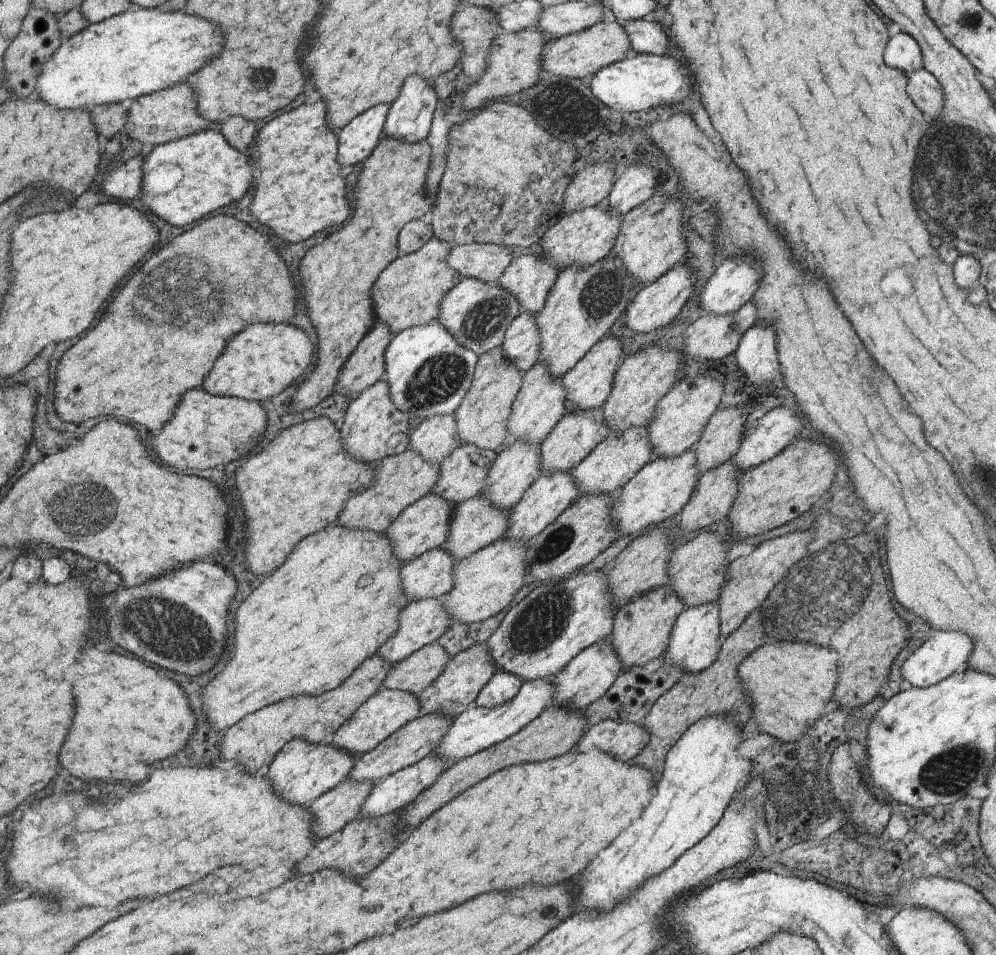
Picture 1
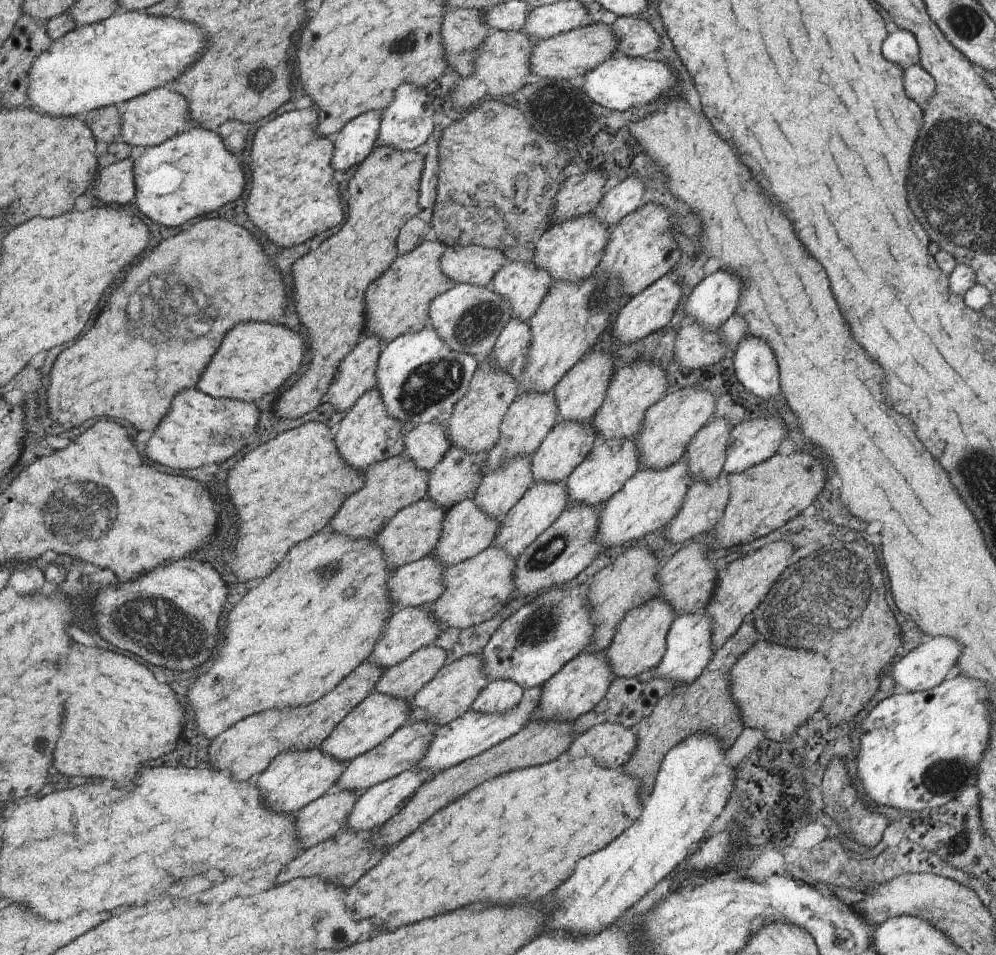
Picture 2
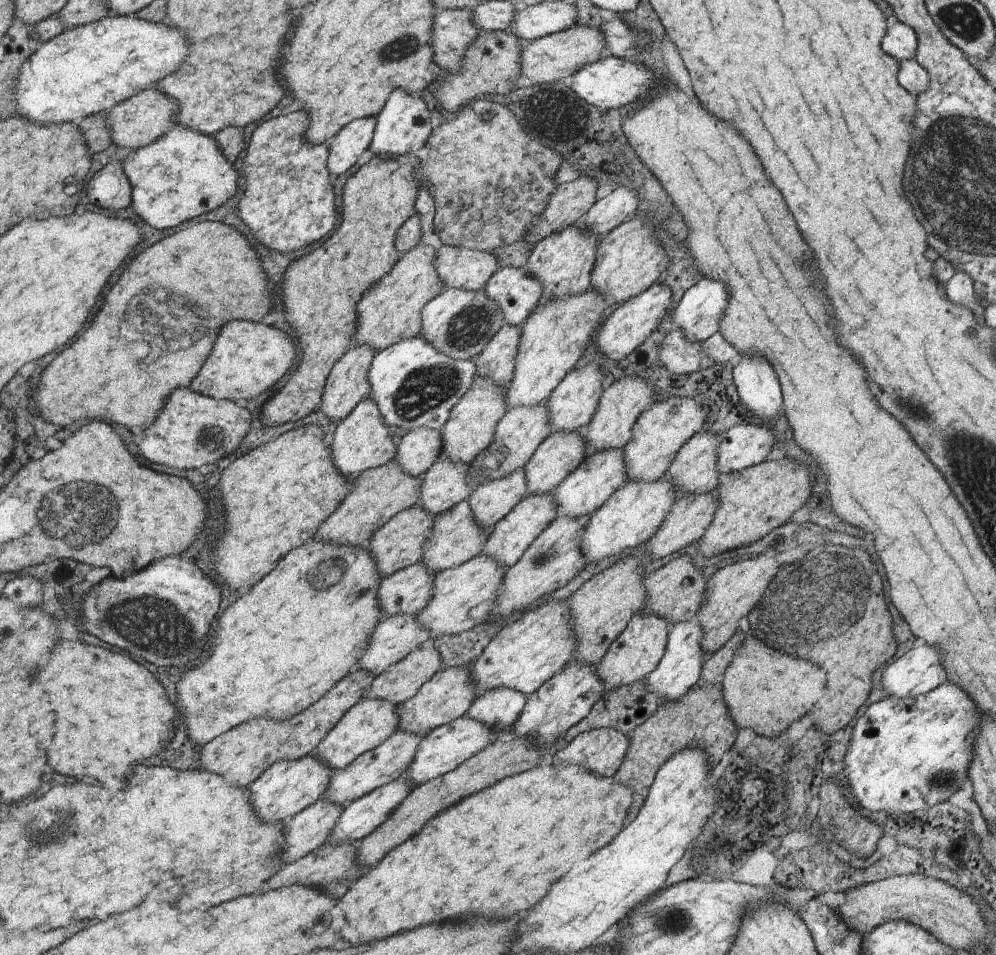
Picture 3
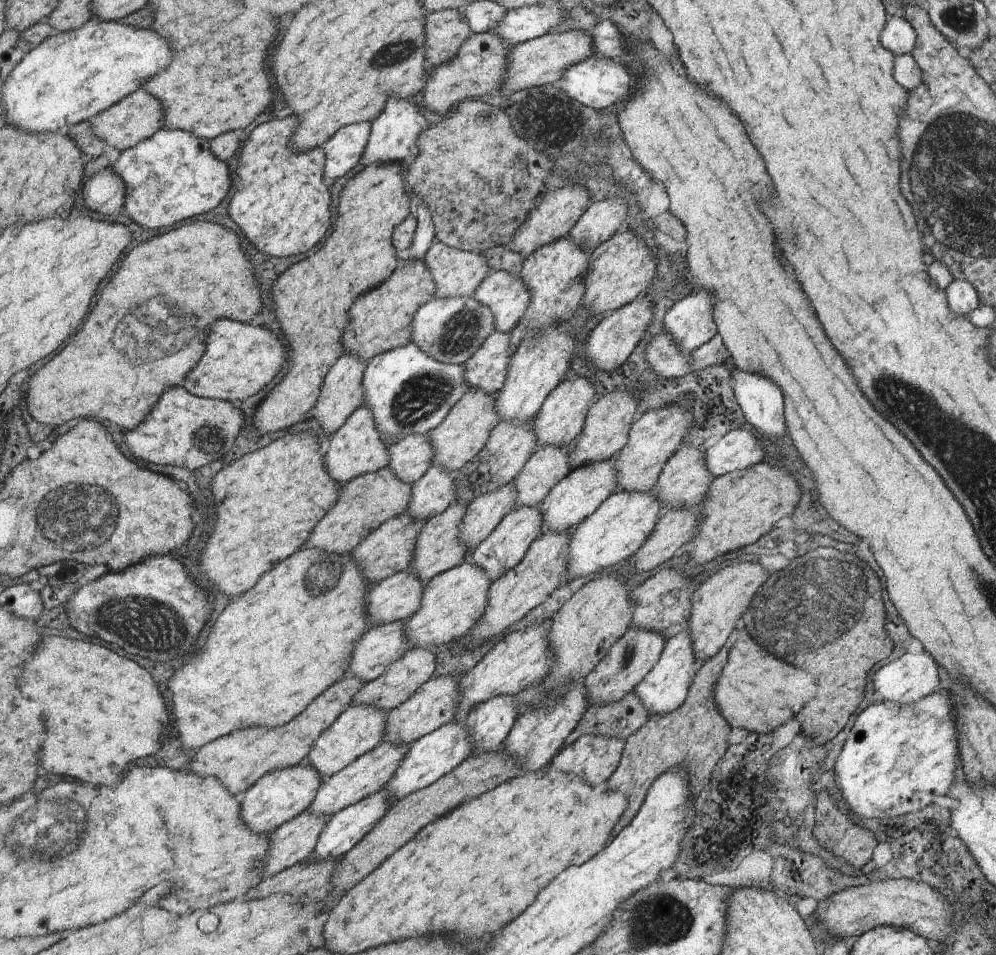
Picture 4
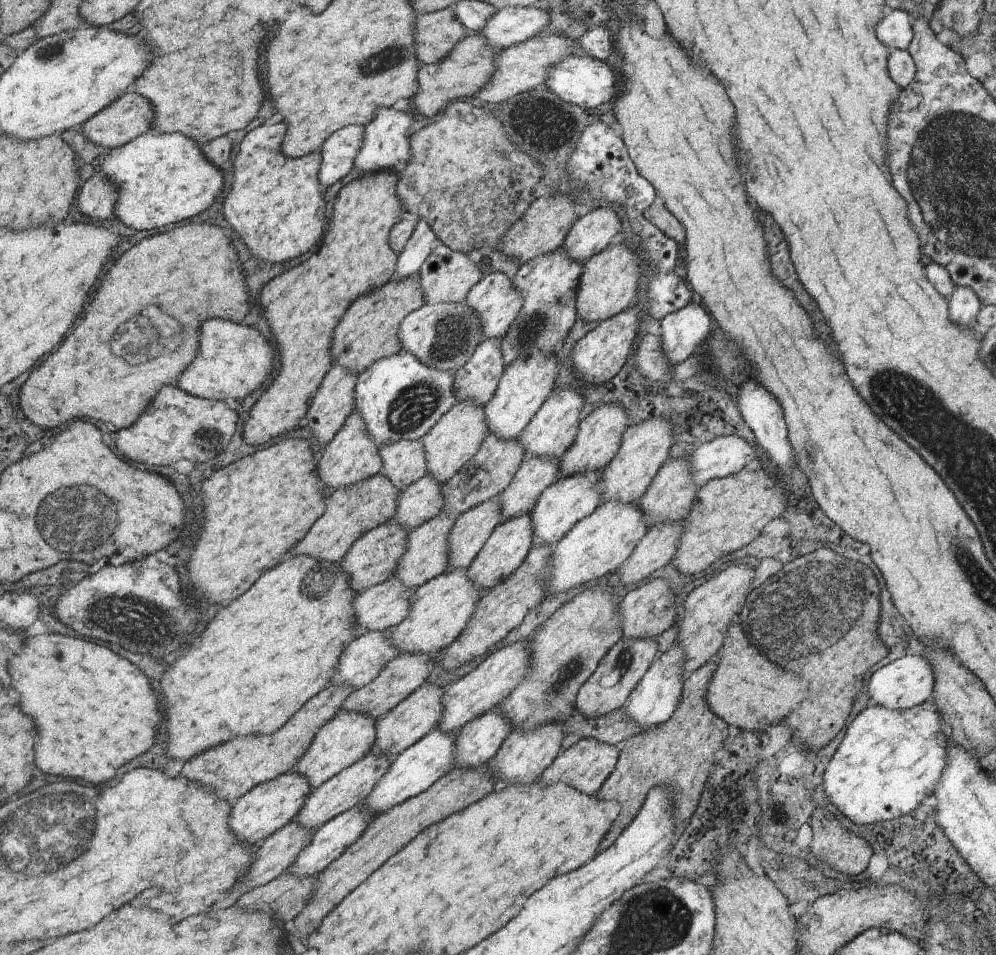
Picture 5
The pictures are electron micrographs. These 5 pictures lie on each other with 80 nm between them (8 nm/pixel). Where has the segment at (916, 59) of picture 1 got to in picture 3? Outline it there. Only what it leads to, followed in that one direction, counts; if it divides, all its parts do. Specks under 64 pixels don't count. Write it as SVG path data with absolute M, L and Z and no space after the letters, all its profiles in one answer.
M896 22L887 29L888 34L882 40L884 52L898 58L899 61L914 59L917 51L917 34L912 27Z

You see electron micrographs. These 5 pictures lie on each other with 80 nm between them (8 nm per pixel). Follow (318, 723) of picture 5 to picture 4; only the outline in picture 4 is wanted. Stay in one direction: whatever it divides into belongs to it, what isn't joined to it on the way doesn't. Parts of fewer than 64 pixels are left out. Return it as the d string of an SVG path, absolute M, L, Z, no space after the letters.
M345 675L284 726L256 725L231 732L205 744L204 748L199 748L196 756L183 766L188 766L190 770L198 770L196 774L201 777L216 777L233 795L241 796L269 772L304 762L319 736L352 705L356 694L363 687L364 682L360 677Z

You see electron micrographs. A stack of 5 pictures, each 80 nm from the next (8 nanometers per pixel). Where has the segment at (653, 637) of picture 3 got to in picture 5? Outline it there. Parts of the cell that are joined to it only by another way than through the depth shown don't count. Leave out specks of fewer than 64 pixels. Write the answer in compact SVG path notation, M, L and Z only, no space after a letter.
M622 637L602 657L592 676L584 682L577 694L576 712L585 717L594 718L607 712L620 709L628 702L632 689L650 668L658 654L658 643L655 639L631 639Z

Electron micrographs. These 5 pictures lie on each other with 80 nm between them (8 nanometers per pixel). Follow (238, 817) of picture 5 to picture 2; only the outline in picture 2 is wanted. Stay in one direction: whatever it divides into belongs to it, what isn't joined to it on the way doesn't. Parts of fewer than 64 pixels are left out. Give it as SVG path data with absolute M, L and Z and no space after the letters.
M322 749L304 752L282 752L272 760L271 766L253 781L262 792L264 806L278 814L296 814L314 800L320 799L334 789L336 780L343 776L346 764L324 754Z

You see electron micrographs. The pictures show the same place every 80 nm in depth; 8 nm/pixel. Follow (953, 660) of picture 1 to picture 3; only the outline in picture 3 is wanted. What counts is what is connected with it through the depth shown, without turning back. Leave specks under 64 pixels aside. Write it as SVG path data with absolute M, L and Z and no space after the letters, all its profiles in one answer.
M926 644L910 649L888 665L881 681L888 696L915 697L940 685L938 675L943 669L945 668L940 650L934 645Z

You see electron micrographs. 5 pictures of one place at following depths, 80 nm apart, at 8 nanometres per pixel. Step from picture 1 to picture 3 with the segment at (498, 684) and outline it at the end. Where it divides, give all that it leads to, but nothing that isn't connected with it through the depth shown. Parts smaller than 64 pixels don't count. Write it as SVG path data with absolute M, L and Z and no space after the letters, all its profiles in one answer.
M491 688L475 698L466 716L487 724L493 732L506 732L519 719L526 701L526 695L513 688Z

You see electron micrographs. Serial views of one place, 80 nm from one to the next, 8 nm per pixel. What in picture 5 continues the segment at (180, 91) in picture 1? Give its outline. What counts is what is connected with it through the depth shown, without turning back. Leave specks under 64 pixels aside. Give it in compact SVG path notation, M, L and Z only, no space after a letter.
M129 91L79 126L79 130L101 149L115 149L132 142L144 133L152 132L152 124L154 123L155 107L151 101L138 92Z

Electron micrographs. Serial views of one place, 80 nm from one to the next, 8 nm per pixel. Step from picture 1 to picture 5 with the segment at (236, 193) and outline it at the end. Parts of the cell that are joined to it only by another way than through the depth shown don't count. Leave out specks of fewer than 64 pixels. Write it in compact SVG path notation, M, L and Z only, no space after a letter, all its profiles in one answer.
M181 132L144 133L124 146L111 149L107 156L100 154L94 165L97 173L106 175L117 186L119 197L115 206L115 216L126 226L132 226L136 230L152 230L152 228L156 230L174 222L194 218L204 210L208 210L224 188L224 176L220 167L214 166L204 156L195 140Z

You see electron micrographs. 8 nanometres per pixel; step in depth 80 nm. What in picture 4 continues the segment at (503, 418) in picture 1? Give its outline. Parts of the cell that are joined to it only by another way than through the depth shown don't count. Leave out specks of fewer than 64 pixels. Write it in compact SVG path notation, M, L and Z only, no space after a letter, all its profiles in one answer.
M474 387L455 404L447 418L430 432L435 448L434 464L448 472L457 472L475 458L487 446L491 432L498 426L501 418L495 409L496 394L487 393Z

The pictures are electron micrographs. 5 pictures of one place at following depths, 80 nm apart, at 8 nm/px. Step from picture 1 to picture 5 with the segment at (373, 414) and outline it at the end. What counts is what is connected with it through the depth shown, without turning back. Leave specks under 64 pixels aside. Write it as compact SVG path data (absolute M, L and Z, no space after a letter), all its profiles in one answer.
M356 410L351 414L342 430L325 446L325 452L317 464L320 480L329 490L355 485L378 475L383 470L383 459L379 455L380 446L372 440L363 416Z

